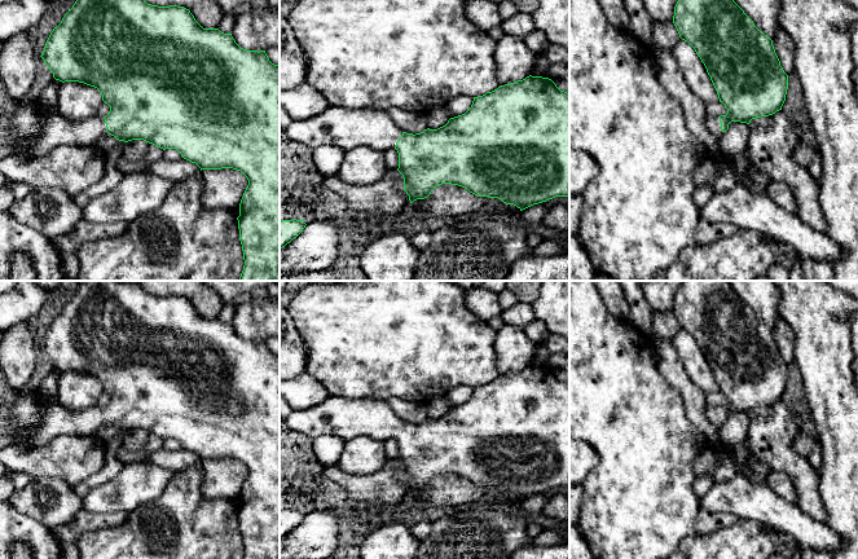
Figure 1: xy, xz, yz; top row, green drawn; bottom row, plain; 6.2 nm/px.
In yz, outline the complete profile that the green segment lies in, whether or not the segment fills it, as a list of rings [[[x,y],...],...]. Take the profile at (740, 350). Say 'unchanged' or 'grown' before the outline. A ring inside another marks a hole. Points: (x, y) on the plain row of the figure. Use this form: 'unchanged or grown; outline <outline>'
grown; outline [[[683,281],[674,296],[673,313],[679,327],[687,331],[700,347],[717,380],[720,392],[727,399],[726,405],[707,405],[705,417],[710,424],[720,428],[729,419],[731,411],[749,414],[752,409],[769,406],[782,400],[788,379],[788,365],[780,356],[773,330],[754,316],[727,281]]]

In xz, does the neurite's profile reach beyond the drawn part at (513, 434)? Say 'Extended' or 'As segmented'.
Extended

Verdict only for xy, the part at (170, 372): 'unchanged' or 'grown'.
grown

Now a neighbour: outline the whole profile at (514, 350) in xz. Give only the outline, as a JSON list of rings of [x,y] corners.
[[[505,325],[497,331],[494,351],[501,375],[523,370],[531,365],[536,344],[523,327]]]

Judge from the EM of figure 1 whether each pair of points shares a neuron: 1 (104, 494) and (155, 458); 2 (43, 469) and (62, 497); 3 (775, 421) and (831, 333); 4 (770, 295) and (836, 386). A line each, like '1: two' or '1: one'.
1: two
2: two
3: two
4: two

